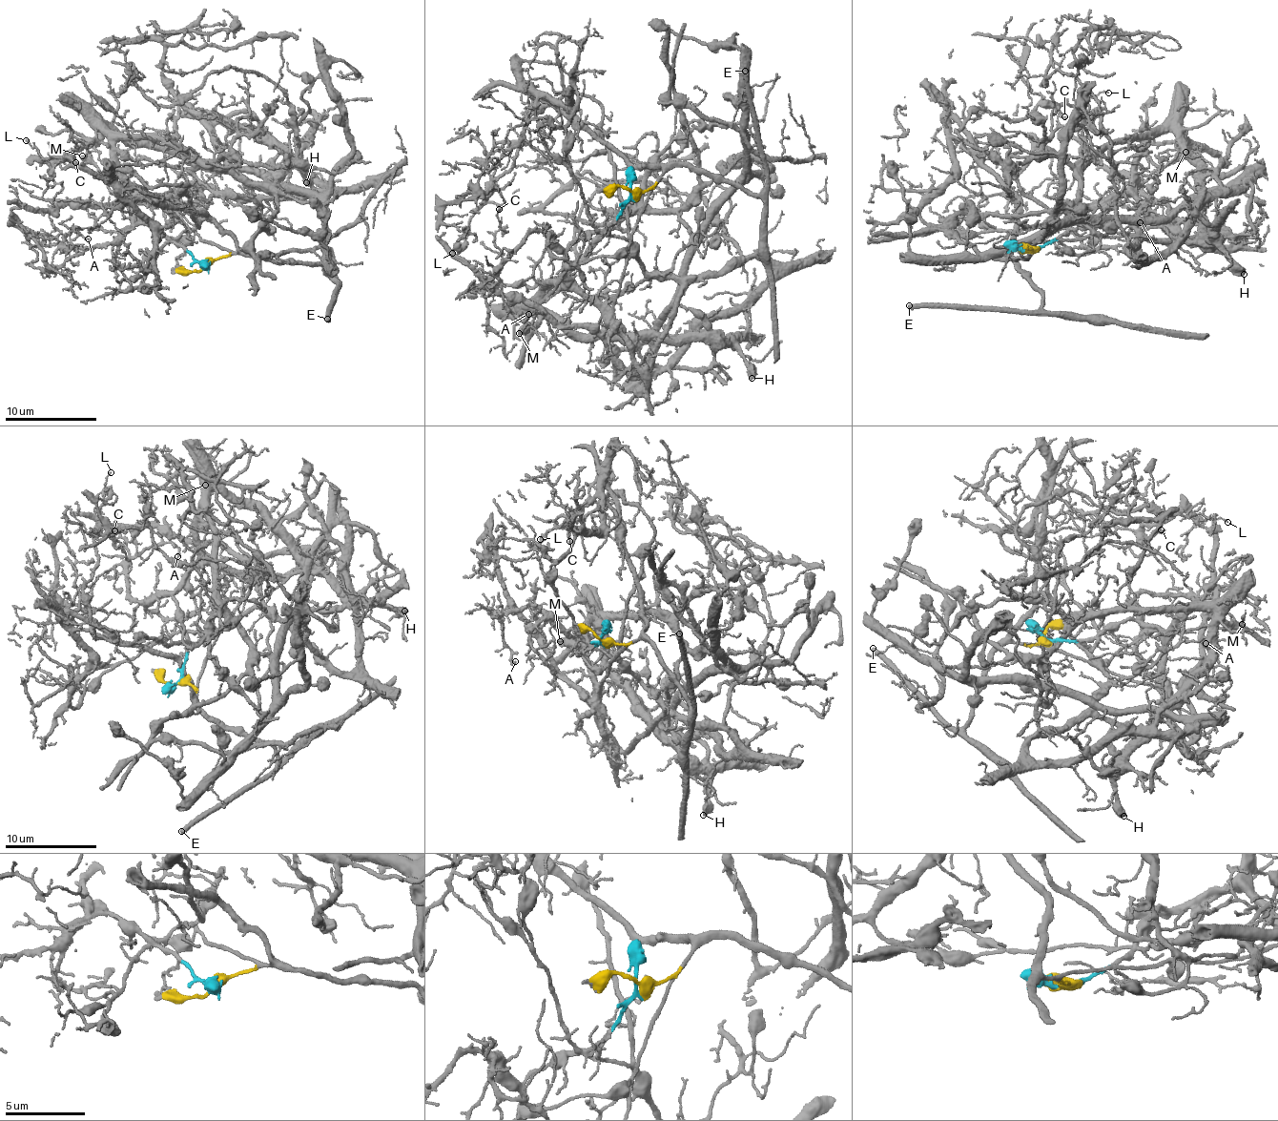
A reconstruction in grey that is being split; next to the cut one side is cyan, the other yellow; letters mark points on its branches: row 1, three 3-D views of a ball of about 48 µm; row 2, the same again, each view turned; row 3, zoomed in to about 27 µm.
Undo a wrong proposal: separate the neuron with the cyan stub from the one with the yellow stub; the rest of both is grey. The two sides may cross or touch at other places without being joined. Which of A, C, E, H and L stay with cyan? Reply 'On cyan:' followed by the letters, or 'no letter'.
On cyan: A, H

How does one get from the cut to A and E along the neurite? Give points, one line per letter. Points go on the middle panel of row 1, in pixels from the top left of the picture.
A: (631, 195), (615, 221), (561, 248), (542, 232), (530, 233), (499, 273), (506, 309), (523, 321), (527, 314)
E: (631, 195), (645, 193), (675, 166), (720, 175), (755, 195), (765, 189), (765, 155), (744, 71)

